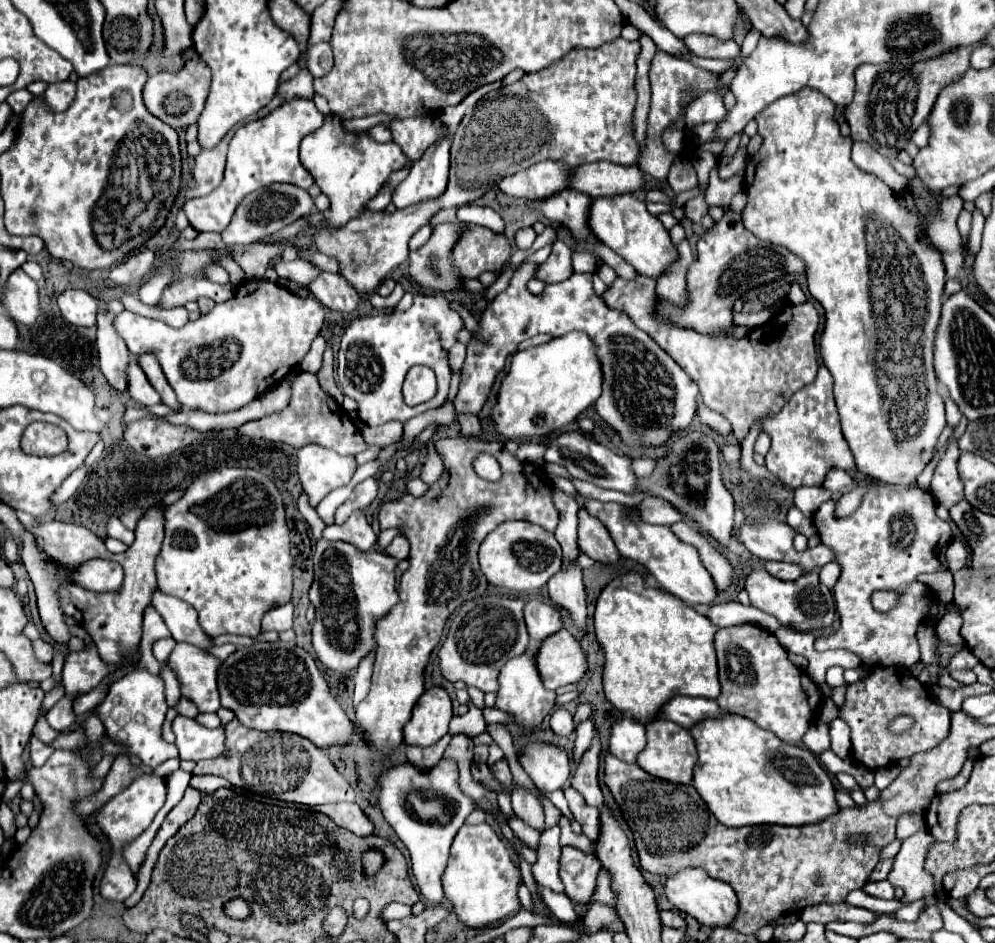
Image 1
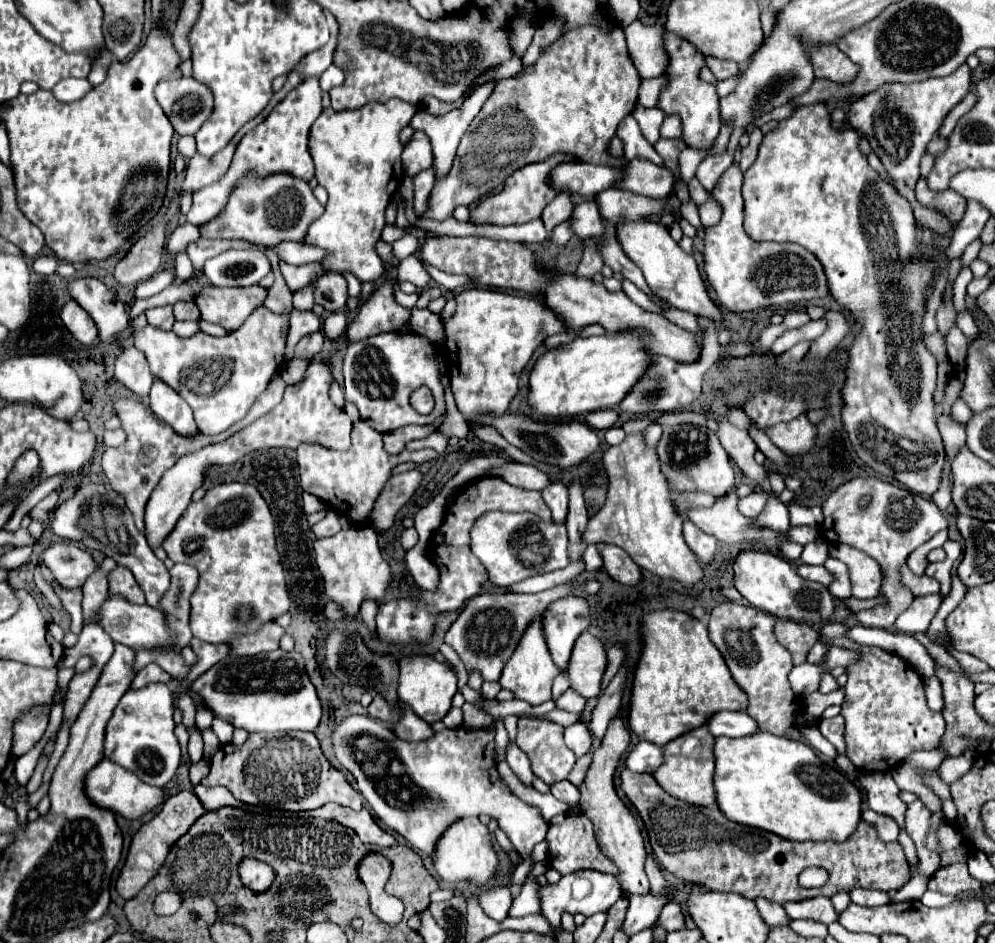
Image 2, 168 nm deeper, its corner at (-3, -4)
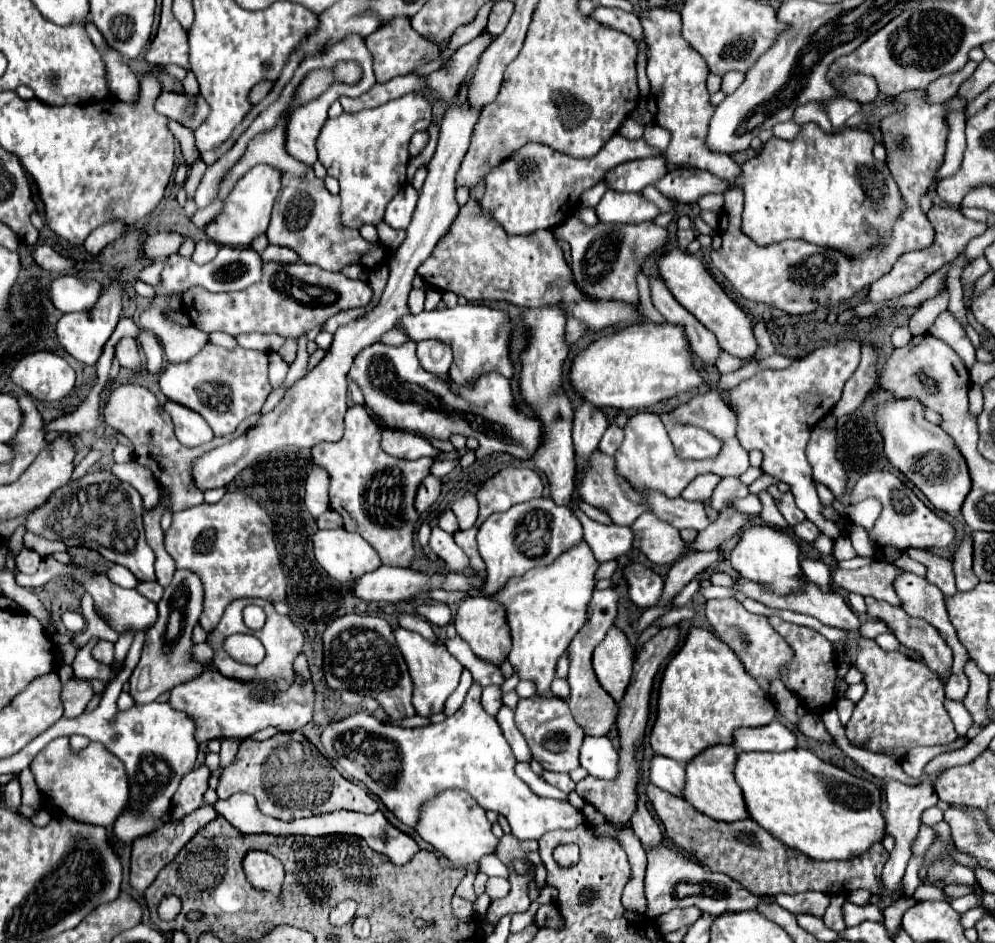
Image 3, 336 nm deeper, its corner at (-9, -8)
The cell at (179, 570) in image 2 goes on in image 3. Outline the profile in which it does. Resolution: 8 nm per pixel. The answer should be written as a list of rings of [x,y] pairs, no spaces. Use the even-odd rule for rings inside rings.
[[[177,571],[171,585],[165,589],[163,599],[159,601],[159,619],[157,623],[149,629],[145,637],[145,645],[141,651],[141,661],[133,669],[129,683],[129,695],[133,697],[135,705],[145,705],[155,701],[161,693],[169,691],[175,683],[189,681],[191,677],[199,675],[203,669],[197,665],[197,661],[191,659],[191,631],[195,623],[199,621],[201,615],[201,605],[203,605],[203,589],[201,581],[197,575],[189,571]]]

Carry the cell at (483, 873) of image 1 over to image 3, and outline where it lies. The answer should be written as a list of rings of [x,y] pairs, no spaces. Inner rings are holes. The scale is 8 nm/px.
[[[445,789],[423,803],[415,831],[443,853],[453,867],[467,867],[477,863],[485,853],[495,851],[499,839],[491,833],[491,823],[485,817],[485,809],[461,789]]]

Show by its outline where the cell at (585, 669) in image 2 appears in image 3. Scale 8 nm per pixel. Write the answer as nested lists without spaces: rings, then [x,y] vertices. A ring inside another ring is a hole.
[[[611,627],[605,641],[593,653],[593,669],[607,693],[621,701],[633,673],[635,647],[619,627]]]

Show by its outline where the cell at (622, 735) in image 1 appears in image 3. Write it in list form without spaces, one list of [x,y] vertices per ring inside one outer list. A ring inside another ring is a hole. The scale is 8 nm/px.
[[[655,755],[651,759],[651,769],[649,769],[649,777],[651,783],[657,785],[659,789],[675,795],[675,797],[683,797],[683,785],[685,785],[685,765],[673,761],[673,759],[665,759],[661,755]]]

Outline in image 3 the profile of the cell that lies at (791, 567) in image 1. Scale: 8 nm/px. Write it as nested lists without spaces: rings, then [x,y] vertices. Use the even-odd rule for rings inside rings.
[[[875,561],[867,567],[847,571],[847,569],[837,569],[833,573],[833,581],[837,587],[847,589],[851,593],[859,595],[871,595],[879,601],[887,601],[889,605],[901,607],[901,599],[897,597],[893,589],[893,581],[901,575],[903,571],[889,563],[889,561]]]

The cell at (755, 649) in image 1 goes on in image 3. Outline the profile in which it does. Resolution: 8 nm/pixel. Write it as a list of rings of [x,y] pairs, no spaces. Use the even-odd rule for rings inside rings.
[[[727,597],[727,599],[711,599],[705,603],[705,615],[717,637],[727,643],[735,655],[741,659],[745,669],[757,677],[757,679],[767,679],[771,681],[773,677],[779,675],[779,667],[785,665],[791,657],[793,651],[785,643],[785,639],[769,625],[765,615],[753,615],[749,613],[737,599]]]

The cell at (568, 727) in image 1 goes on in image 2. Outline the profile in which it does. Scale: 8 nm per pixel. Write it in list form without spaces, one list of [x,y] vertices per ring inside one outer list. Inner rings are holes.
[[[573,723],[573,725],[565,727],[563,737],[565,737],[565,745],[567,745],[577,757],[589,753],[589,747],[591,747],[591,731],[587,729],[585,723]]]

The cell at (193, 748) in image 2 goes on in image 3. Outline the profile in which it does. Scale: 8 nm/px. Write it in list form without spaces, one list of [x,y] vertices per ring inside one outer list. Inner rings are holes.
[[[199,765],[197,769],[193,769],[183,777],[171,801],[171,821],[181,821],[203,805],[207,781],[209,781],[209,769],[205,769],[205,765]]]

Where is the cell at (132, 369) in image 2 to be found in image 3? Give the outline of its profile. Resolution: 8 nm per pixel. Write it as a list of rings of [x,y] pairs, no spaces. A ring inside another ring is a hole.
[[[123,337],[117,345],[115,345],[115,357],[121,363],[121,367],[131,367],[137,369],[141,367],[139,361],[139,347],[137,341],[133,337]]]

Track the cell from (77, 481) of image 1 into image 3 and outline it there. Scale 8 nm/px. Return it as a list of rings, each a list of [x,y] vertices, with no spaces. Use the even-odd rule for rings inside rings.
[[[23,549],[15,561],[17,561],[17,567],[19,567],[19,571],[21,571],[21,573],[33,575],[33,573],[37,571],[39,563],[41,563],[41,557],[39,557],[37,553],[29,551],[29,549]]]

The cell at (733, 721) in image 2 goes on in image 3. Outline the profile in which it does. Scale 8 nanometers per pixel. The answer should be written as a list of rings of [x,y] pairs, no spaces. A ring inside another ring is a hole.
[[[773,721],[769,727],[761,727],[761,729],[737,729],[737,737],[735,737],[735,747],[739,751],[791,751],[797,747],[797,739],[793,735],[793,731],[779,723]]]

